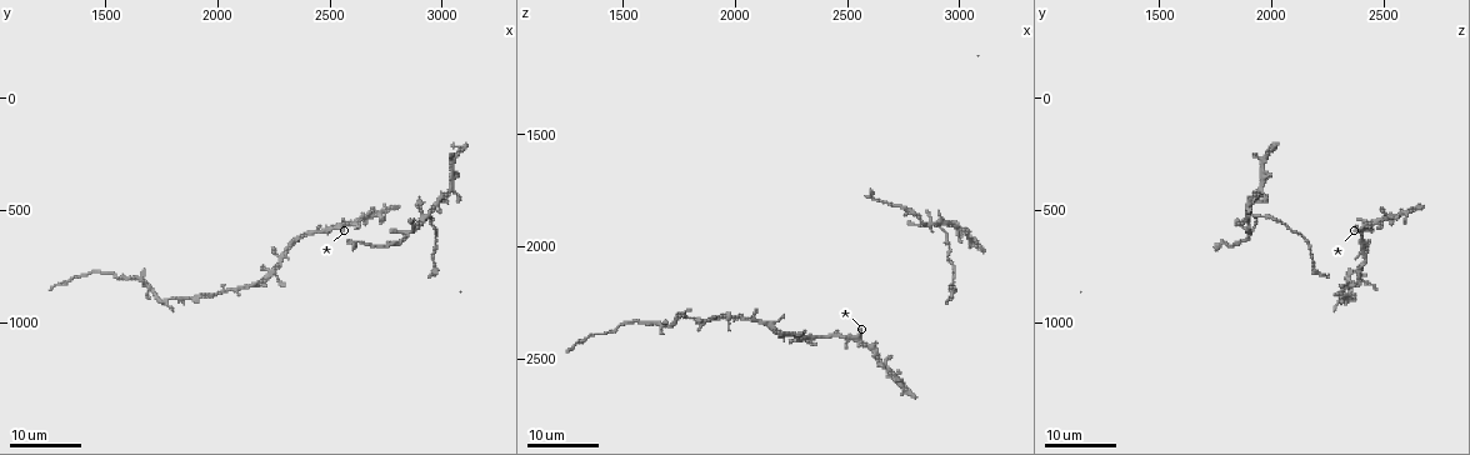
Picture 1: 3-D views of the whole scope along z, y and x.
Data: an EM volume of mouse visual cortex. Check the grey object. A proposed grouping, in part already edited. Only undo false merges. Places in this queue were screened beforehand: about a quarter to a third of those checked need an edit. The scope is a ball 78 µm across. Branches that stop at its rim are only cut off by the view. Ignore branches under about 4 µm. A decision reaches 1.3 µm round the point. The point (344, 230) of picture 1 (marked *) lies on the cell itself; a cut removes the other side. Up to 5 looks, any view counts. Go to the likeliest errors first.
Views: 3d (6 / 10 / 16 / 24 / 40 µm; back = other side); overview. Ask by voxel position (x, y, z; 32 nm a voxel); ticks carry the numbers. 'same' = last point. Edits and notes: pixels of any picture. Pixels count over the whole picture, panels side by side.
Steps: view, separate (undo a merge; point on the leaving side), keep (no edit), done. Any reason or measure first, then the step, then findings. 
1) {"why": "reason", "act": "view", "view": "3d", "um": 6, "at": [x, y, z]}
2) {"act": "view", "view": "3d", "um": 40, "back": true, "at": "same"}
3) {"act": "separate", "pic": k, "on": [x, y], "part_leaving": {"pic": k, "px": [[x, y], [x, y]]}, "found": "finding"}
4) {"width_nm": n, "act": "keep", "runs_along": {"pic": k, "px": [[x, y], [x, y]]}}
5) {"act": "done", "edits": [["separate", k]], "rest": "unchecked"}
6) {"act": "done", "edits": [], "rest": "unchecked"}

{"why": "looks like a crossing", "act": "view", "view": "3d", "um": 24, "at": [2520, 560, 2400]}

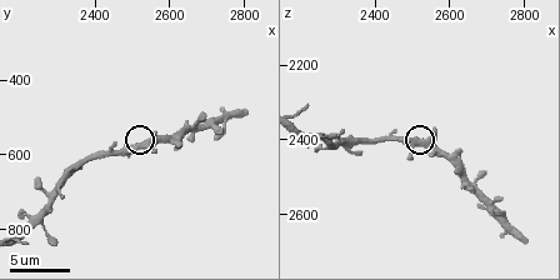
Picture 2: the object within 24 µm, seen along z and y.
{"act": "view", "view": "3d", "um": 10, "at": [2530, 580, 2410]}

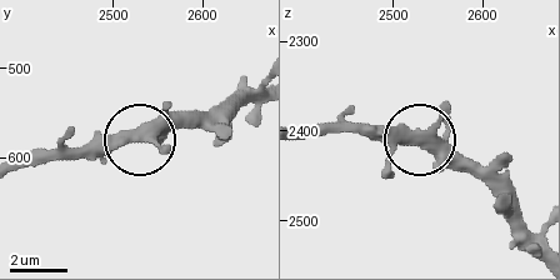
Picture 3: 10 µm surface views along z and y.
{"width_nm": 380, "act": "keep", "runs_along": {"pic": 3, "px": [[448, 103], [441, 121], [413, 143], [329, 129]]}, "found": "one cell here"}

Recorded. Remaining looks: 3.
{"why": "looks like a crossing", "act": "view", "view": "3d", "um": 24, "at": [2940, 530, 1880]}

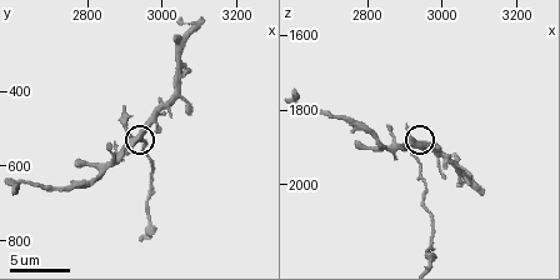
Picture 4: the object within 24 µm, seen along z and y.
{"why": "zoom in", "act": "view", "view": "3d", "um": 6, "at": [2940, 530, 1890]}

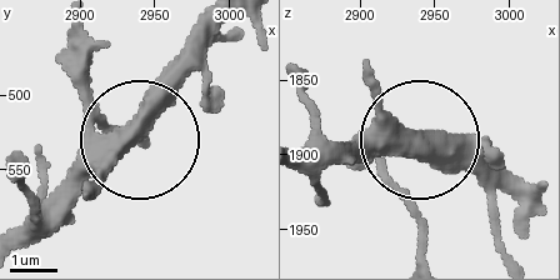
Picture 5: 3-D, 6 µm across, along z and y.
{"width_nm": 390, "act": "separate", "pic": 5, "on": [414, 208], "part_leaving": {"pic": 5, "px": [[380, 161], [413, 218], [416, 253]]}, "found": "two cells meet here"}

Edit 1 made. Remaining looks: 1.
{"why": "two arms in line, one across", "act": "view", "view": "3d", "um": 10, "at": [2740, 660, 1830]}

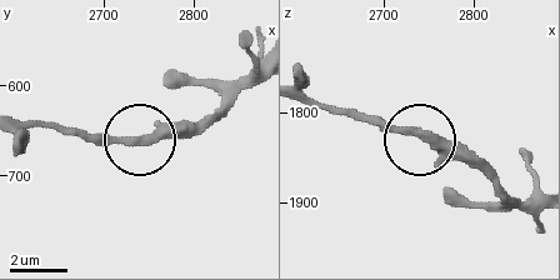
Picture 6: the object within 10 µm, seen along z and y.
{"act": "keep", "found": "continuous, no second cell"}

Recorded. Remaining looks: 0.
{"act": "done", "edits": [["separate", 5]], "rest": "unchecked"}

